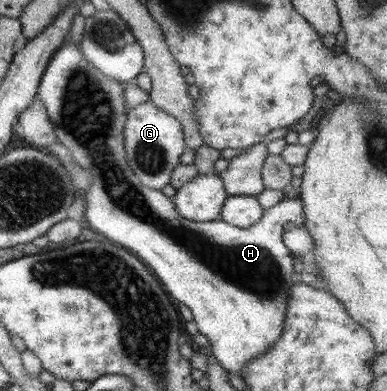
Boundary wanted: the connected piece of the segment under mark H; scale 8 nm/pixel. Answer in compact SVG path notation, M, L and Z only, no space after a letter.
M68 40L52 55L51 61L46 65L44 71L39 80L37 98L42 101L44 105L44 111L48 116L50 122L56 132L56 140L70 152L74 163L82 169L88 169L90 174L90 186L86 191L83 191L84 205L86 205L86 211L84 211L85 220L90 223L90 227L98 233L104 233L108 239L112 239L114 243L122 245L122 247L128 247L128 251L132 255L136 255L154 275L156 279L162 283L164 291L176 299L178 303L186 305L190 309L193 322L197 327L198 333L203 335L208 341L208 347L211 348L211 355L216 358L216 361L224 368L227 372L231 372L232 375L240 375L240 369L254 357L262 355L268 351L268 347L280 337L282 333L282 323L284 323L284 313L286 313L288 293L290 287L296 281L296 276L292 271L292 263L294 255L288 251L288 248L282 243L282 233L286 228L289 227L300 227L304 225L304 212L302 209L302 202L300 199L288 199L284 197L274 206L263 210L261 218L248 228L240 228L228 224L220 220L212 220L210 223L194 223L180 217L176 213L172 198L168 198L160 192L160 190L148 189L144 187L140 180L134 175L132 169L128 168L125 154L124 154L124 122L126 122L126 111L125 103L122 98L122 85L119 82L108 80L104 78L102 73L98 69L94 68L89 62L86 62L79 51L78 46L72 46Z

